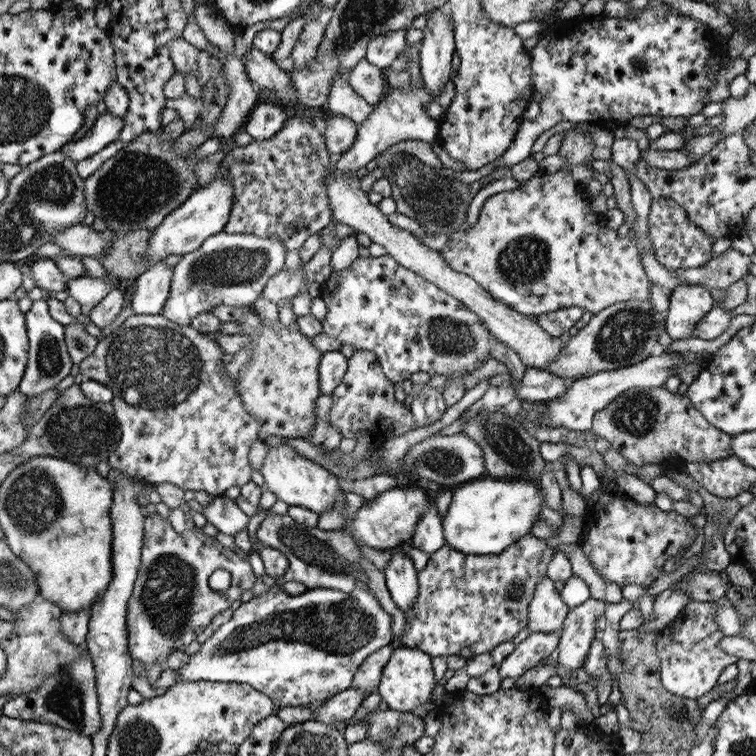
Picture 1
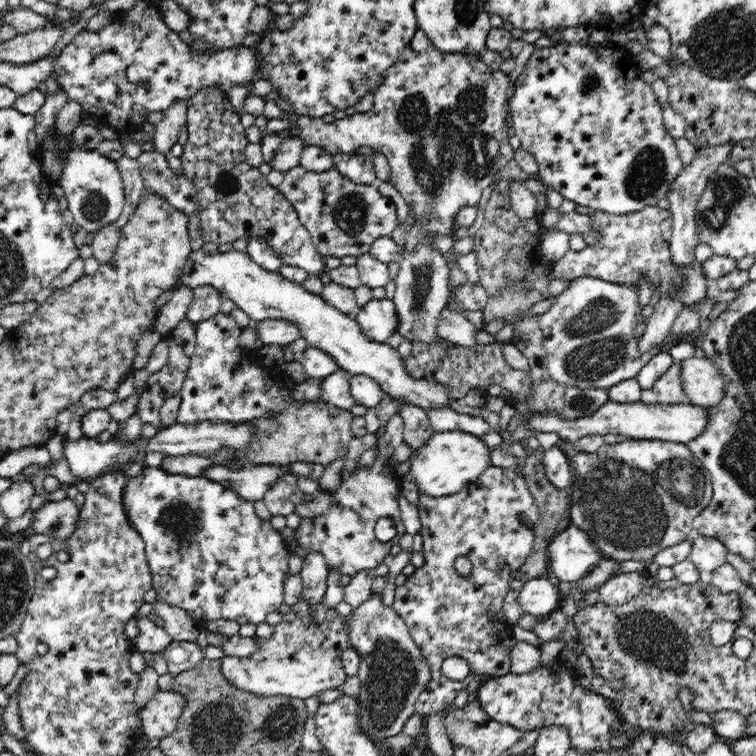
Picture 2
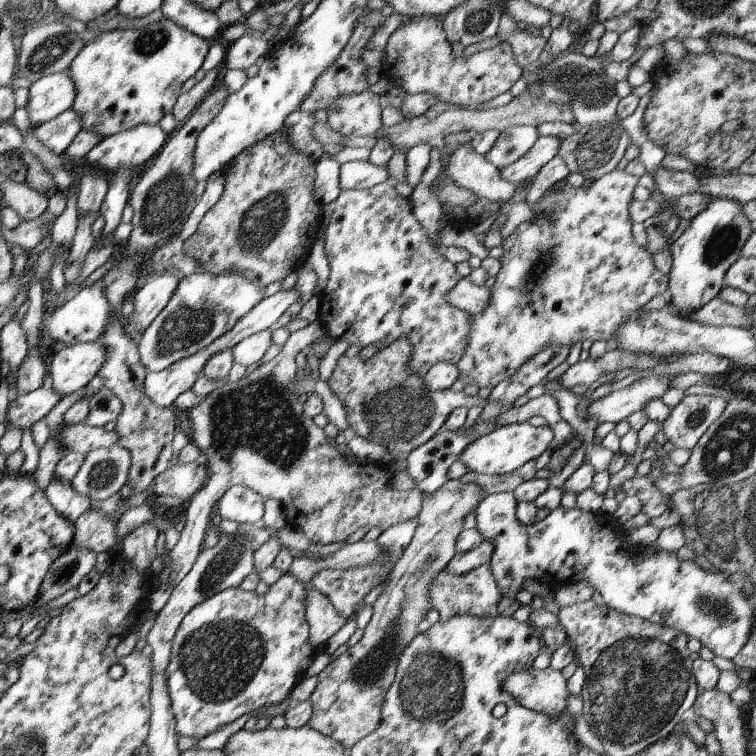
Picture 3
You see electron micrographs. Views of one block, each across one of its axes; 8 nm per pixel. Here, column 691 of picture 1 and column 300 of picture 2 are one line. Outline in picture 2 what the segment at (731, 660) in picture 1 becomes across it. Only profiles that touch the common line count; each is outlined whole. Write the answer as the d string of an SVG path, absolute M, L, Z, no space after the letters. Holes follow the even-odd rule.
M302 600L282 616L284 620L274 626L274 636L270 640L258 640L260 650L254 656L222 658L222 678L226 678L226 682L230 682L230 686L236 690L264 698L286 696L308 700L320 696L326 690L338 690L338 686L346 682L342 654L352 648L348 618L340 616L336 608L326 606L324 600Z

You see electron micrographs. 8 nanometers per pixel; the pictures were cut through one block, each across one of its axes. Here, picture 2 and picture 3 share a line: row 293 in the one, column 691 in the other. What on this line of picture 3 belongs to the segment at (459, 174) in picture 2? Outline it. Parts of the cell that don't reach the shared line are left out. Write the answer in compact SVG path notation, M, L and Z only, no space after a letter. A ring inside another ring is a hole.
M685 396L663 420L661 432L675 448L693 450L703 432L723 414L727 402L713 396Z

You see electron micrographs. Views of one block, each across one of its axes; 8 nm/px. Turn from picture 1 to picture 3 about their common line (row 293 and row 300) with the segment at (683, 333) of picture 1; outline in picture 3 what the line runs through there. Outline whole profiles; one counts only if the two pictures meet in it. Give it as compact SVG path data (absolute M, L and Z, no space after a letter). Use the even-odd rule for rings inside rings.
M709 198L707 206L689 222L689 226L669 248L669 292L671 304L679 308L679 314L699 310L709 300L719 296L723 288L723 276L729 266L741 256L743 244L747 242L751 232L751 222L745 218L739 202L729 198Z

